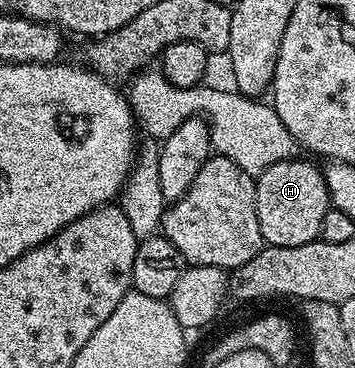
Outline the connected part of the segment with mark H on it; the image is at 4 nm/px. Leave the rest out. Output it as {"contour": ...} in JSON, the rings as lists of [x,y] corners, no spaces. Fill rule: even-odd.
{"contour":[[[303,157],[291,158],[289,162],[279,162],[270,168],[266,168],[255,179],[256,184],[256,211],[258,212],[258,224],[269,246],[301,246],[307,242],[314,242],[320,238],[322,228],[322,216],[330,209],[330,199],[323,169],[312,162],[303,162]]]}

